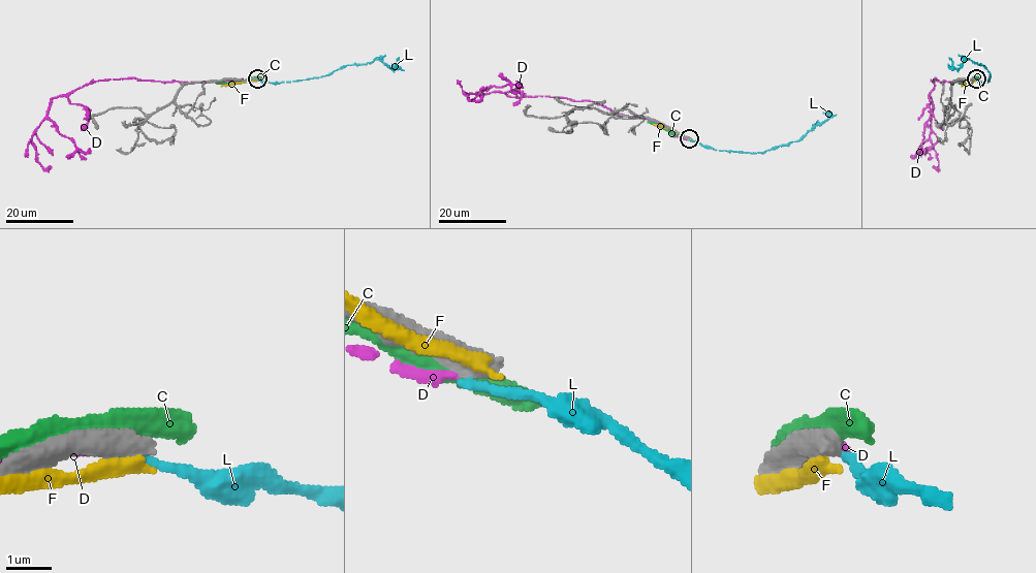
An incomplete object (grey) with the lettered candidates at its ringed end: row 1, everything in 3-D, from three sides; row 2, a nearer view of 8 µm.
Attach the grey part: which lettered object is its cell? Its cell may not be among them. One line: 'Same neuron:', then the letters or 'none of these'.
Same neuron: none of these

